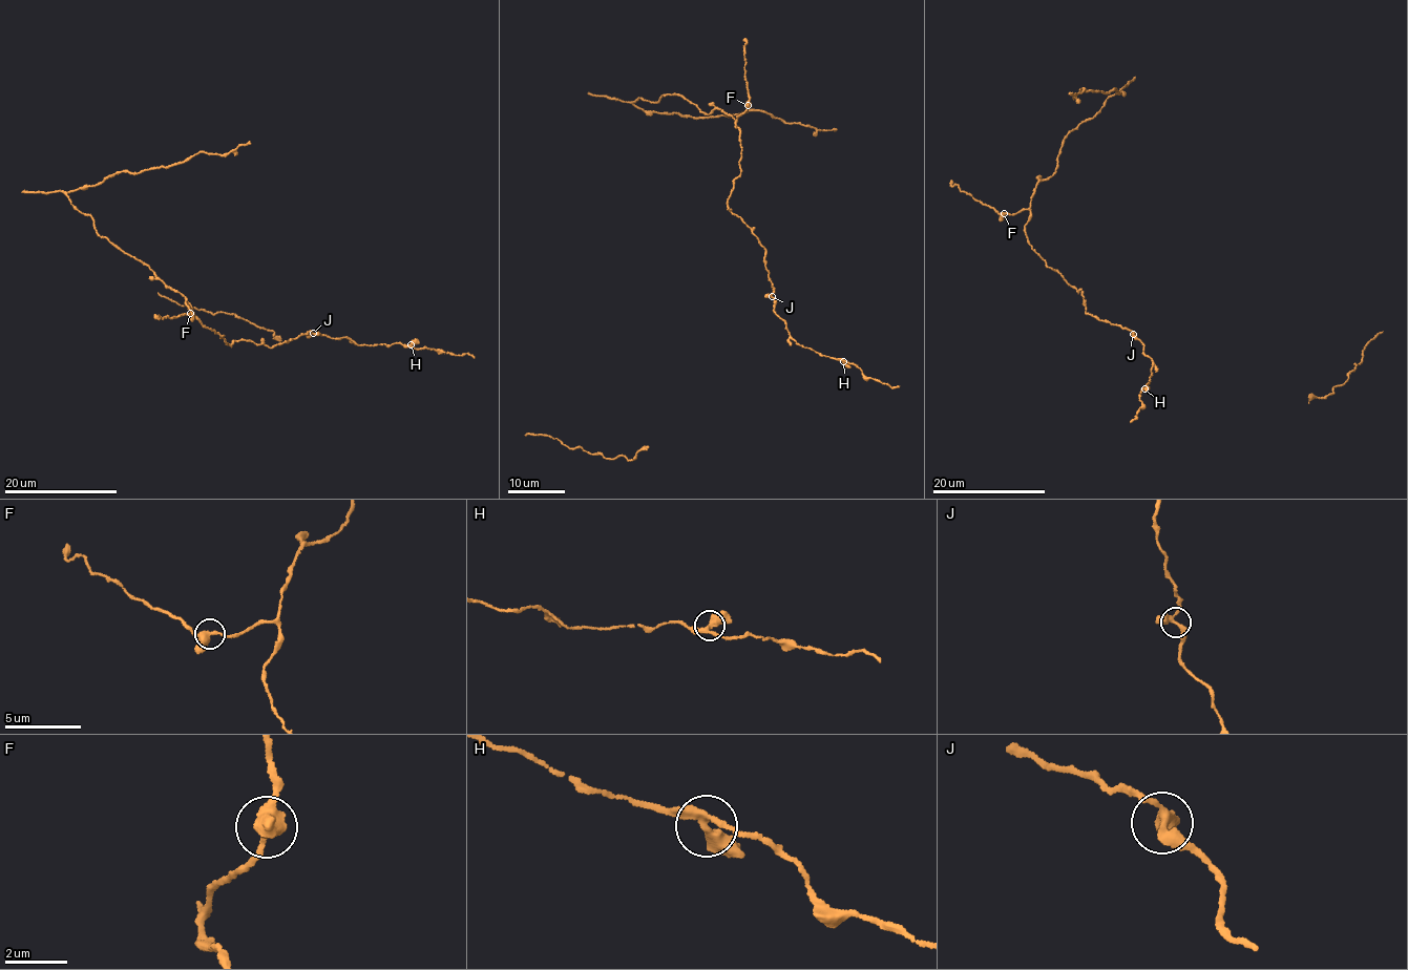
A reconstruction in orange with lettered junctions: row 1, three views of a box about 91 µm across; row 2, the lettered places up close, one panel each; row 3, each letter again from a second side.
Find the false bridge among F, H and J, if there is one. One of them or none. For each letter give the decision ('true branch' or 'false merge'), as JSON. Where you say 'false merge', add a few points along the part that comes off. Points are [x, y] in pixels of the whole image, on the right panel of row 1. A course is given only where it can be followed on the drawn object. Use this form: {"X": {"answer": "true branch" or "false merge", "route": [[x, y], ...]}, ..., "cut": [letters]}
{"F": {"answer": "true branch"}, "H": {"answer": "true branch"}, "J": {"answer": "true branch"}, "cut": []}

